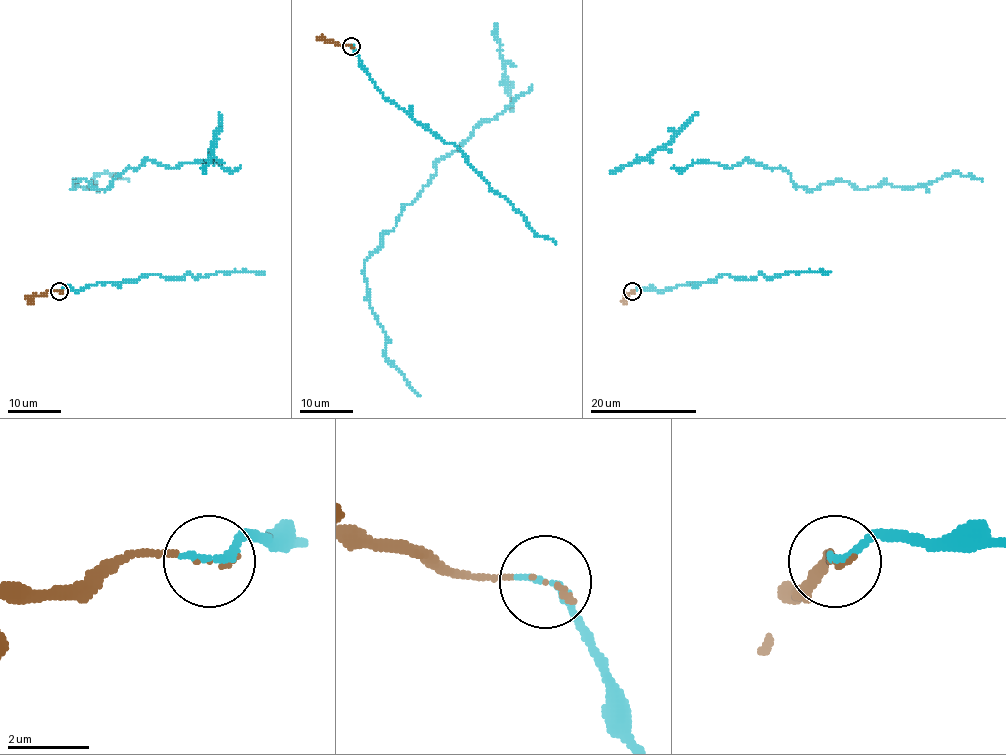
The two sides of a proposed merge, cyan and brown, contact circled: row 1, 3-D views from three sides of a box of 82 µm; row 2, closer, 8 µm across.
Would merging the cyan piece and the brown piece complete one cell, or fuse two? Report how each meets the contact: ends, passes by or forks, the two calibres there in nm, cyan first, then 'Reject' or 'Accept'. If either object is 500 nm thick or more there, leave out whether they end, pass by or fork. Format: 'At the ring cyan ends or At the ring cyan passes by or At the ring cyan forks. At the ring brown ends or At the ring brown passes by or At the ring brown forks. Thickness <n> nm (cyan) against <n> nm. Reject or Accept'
At the ring cyan ends. At the ring brown ends. Thickness 220 nm (cyan) against 80 nm. Accept

